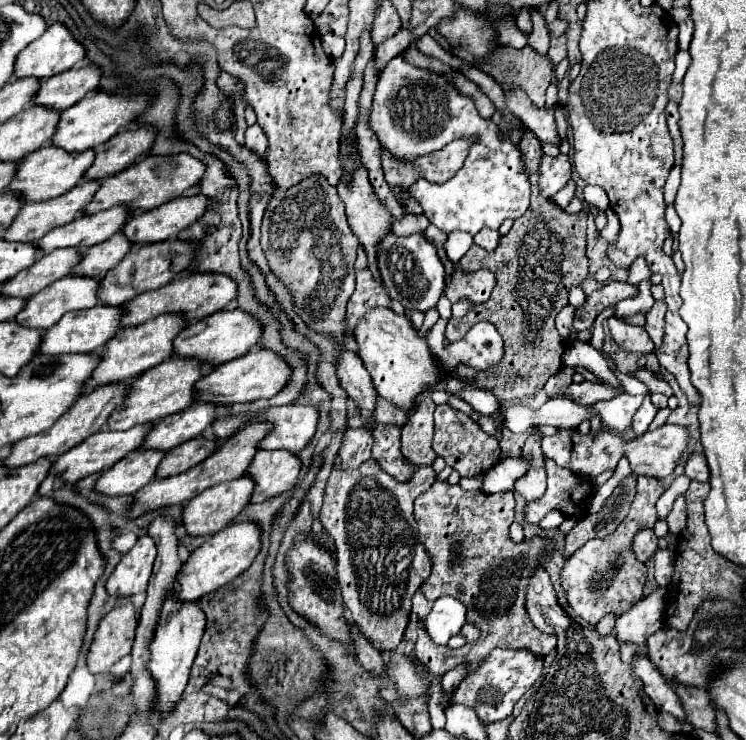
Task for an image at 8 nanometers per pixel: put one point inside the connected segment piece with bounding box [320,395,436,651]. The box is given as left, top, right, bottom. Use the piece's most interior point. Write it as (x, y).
(381, 562)

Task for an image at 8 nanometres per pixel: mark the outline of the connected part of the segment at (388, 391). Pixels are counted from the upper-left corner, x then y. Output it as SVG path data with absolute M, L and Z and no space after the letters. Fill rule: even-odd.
M376 307L366 313L356 327L354 341L358 355L372 375L378 395L406 413L412 411L416 397L420 397L424 391L436 389L438 383L444 383L452 377L452 373L442 369L440 361L432 355L426 339L418 335L412 321L406 315L394 313L390 307Z

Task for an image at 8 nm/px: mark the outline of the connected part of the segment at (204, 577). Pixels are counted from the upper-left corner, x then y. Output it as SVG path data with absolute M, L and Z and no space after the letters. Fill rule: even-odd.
M254 521L232 523L222 531L208 537L198 549L188 555L188 561L180 569L180 577L176 577L178 599L180 601L198 601L202 595L212 593L226 583L234 581L242 571L246 571L262 547L262 529Z

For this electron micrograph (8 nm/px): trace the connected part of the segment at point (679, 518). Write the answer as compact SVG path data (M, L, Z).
M680 495L674 501L672 511L670 511L666 521L668 521L668 527L672 533L680 533L686 527L686 499L684 499L684 495Z

